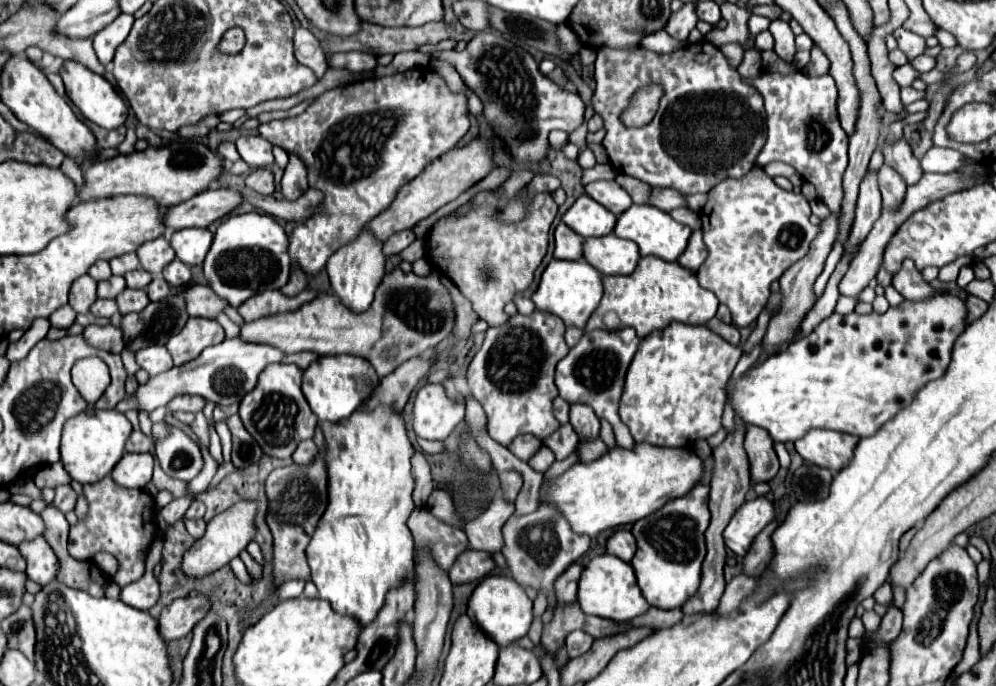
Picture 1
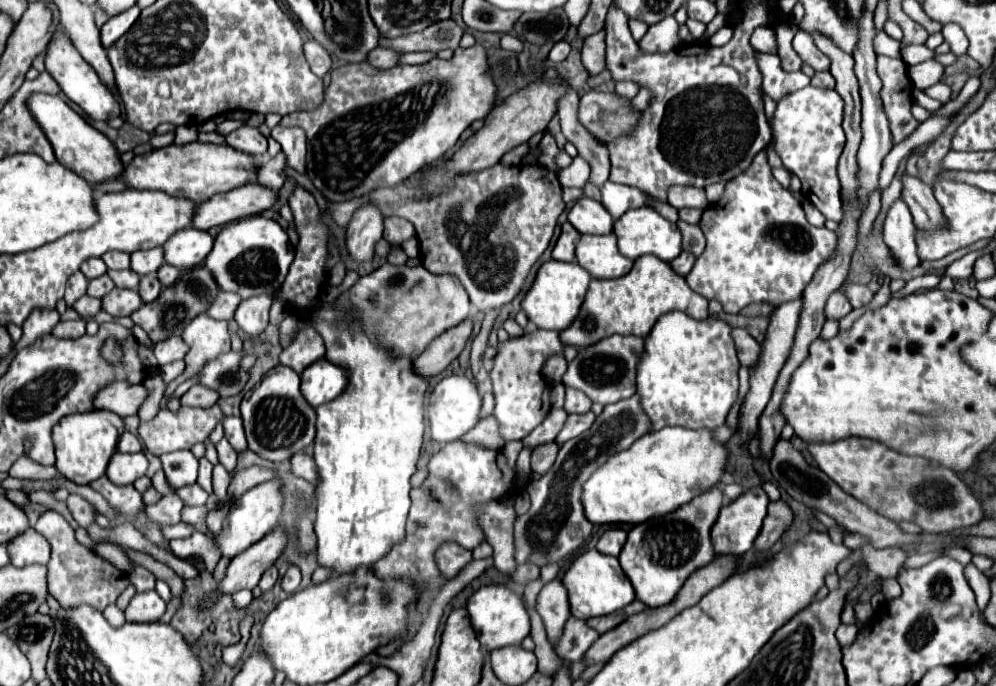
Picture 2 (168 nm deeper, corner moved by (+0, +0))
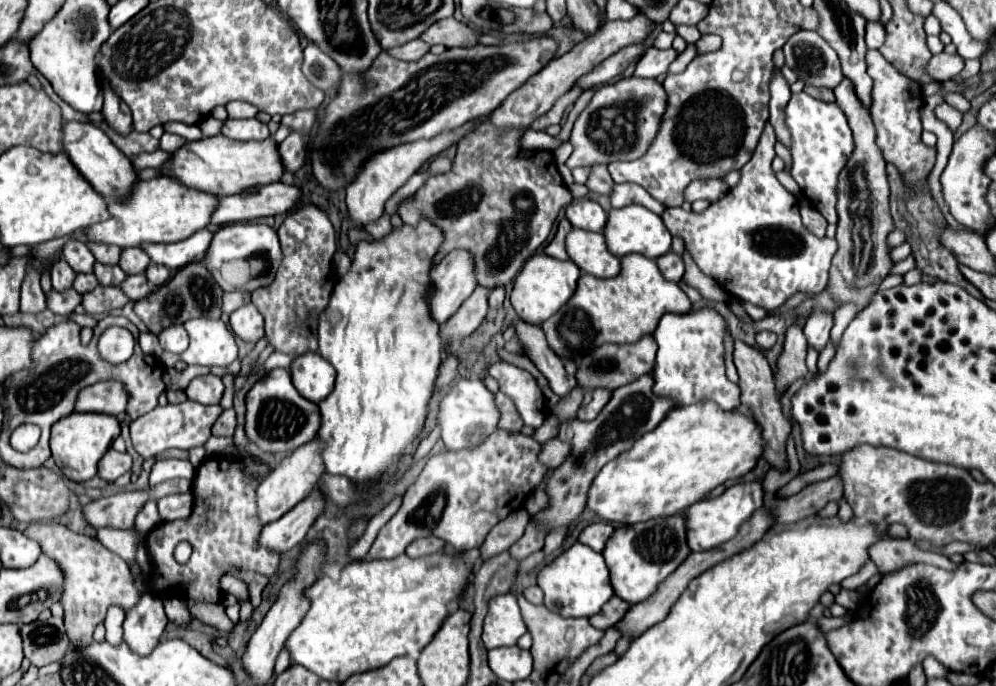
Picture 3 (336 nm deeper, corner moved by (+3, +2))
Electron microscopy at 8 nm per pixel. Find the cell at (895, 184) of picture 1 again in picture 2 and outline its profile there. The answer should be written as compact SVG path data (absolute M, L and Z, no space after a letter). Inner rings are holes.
M896 200L886 214L884 242L904 270L912 270L920 264L916 252L916 226L904 200Z

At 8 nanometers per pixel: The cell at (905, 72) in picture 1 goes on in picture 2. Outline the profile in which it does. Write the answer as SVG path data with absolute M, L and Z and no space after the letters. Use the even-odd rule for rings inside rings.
M932 58L932 60L920 62L916 66L910 66L908 74L910 74L910 78L918 90L926 90L928 86L940 82L940 78L944 74L944 66Z

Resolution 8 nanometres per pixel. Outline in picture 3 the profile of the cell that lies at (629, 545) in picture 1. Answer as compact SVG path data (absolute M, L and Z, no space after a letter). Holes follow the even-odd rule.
M597 522L597 524L587 526L587 528L581 532L579 542L585 544L585 546L589 546L589 548L593 548L595 552L603 552L603 548L605 548L605 544L607 544L607 540L611 538L613 532L615 532L615 528L613 528L611 524L607 524L607 522Z

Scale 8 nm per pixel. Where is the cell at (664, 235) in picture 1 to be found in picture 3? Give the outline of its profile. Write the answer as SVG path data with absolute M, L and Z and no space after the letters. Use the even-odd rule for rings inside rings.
M625 206L619 210L609 210L607 216L607 226L605 226L605 238L607 238L607 248L611 254L617 258L623 258L625 254L643 254L647 258L659 258L671 250L671 234L663 220L649 212L643 206Z

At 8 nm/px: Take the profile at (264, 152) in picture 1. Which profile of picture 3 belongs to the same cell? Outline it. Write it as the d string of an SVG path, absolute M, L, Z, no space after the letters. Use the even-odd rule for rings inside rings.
M249 118L249 120L225 120L221 134L233 140L265 140L269 138L269 130L267 124L259 122L257 118Z

